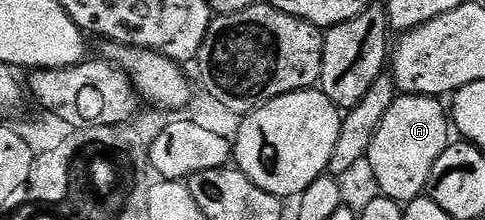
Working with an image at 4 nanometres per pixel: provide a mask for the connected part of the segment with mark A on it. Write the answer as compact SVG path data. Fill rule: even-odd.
M432 95L397 97L387 109L371 141L367 158L375 173L380 194L406 204L426 194L431 168L451 142L451 119L440 98Z

